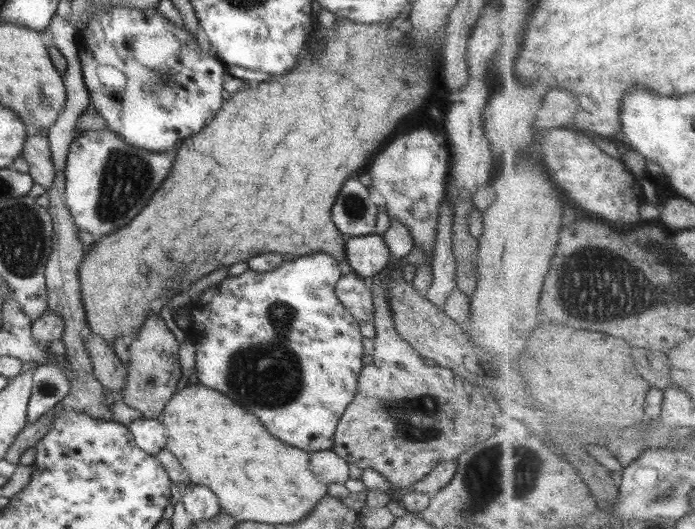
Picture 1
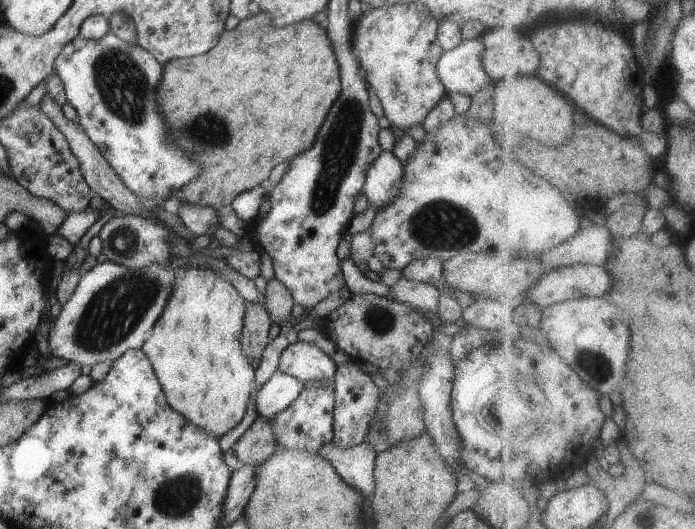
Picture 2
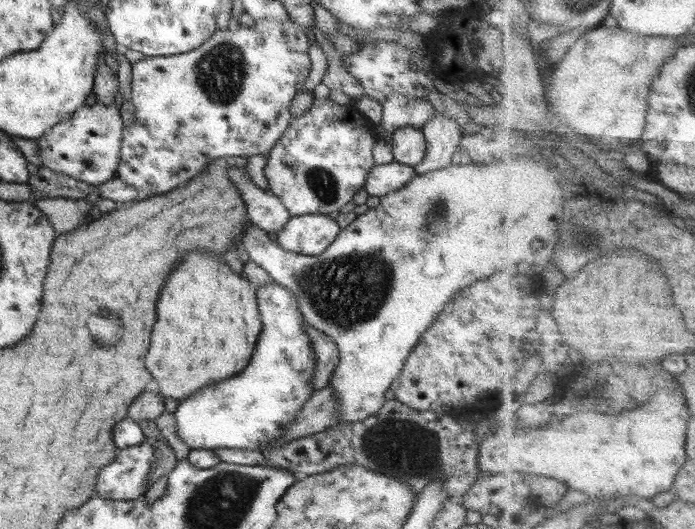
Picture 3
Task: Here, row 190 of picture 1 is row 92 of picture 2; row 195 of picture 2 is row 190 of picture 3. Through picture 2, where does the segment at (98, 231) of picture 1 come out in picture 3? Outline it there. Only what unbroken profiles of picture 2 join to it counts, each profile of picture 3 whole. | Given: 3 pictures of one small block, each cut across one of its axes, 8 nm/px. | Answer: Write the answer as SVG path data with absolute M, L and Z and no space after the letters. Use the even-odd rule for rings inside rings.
M290 18L286 22L278 20L256 20L254 26L240 26L237 30L218 30L204 42L186 54L172 56L154 56L138 60L131 64L131 93L129 100L134 104L134 123L123 129L120 148L119 164L115 175L124 180L128 186L136 186L137 193L164 195L172 190L181 188L192 180L212 161L227 157L252 157L257 155L268 156L272 148L280 141L284 132L290 127L292 114L290 105L300 86L304 85L312 69L309 58L310 39L296 22Z

